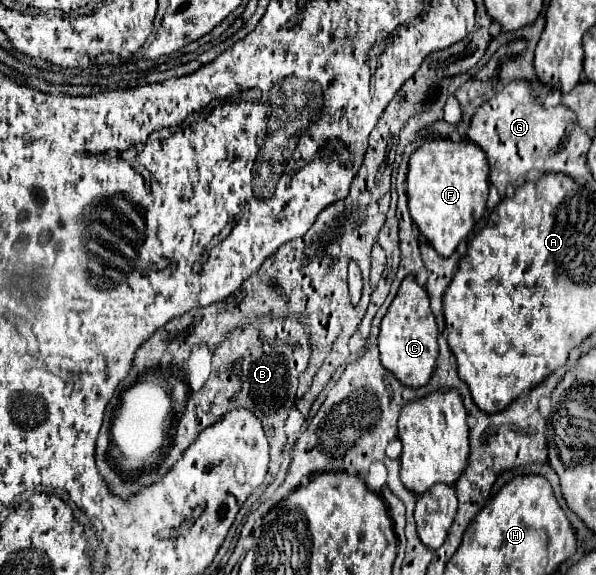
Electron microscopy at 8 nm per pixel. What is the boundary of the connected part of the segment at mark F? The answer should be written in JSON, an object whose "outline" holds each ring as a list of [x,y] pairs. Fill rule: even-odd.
{"outline":[[[427,140],[409,160],[409,210],[419,232],[443,256],[451,256],[461,240],[483,220],[489,196],[489,164],[479,146],[467,140]]]}

